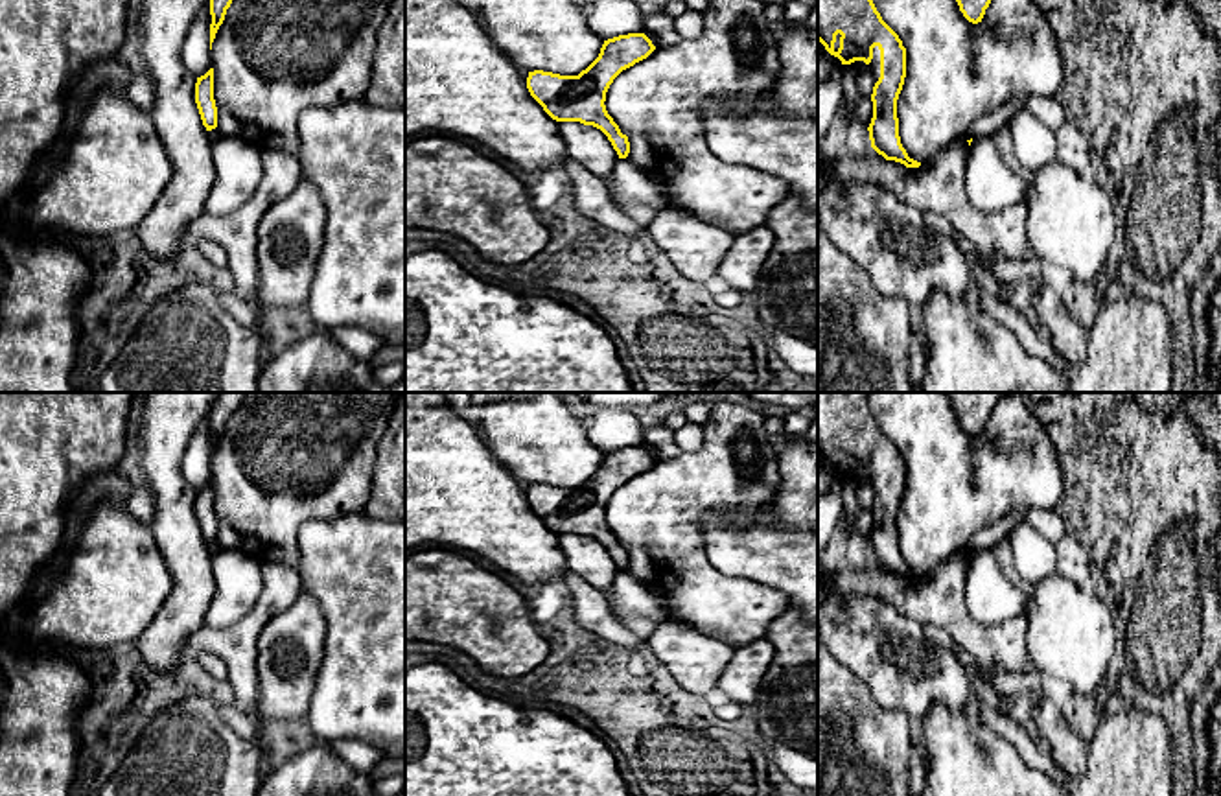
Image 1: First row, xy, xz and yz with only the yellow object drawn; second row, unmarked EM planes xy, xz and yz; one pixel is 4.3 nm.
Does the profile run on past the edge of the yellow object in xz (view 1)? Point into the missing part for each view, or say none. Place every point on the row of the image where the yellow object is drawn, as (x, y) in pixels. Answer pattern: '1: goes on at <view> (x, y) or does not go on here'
1: does not go on here

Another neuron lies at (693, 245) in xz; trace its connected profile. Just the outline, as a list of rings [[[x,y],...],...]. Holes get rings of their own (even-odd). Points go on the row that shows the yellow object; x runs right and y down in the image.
[[[676,206],[659,210],[646,232],[678,271],[696,284],[707,284],[716,275],[718,262],[735,241],[726,228],[696,219]]]

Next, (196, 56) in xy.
[[[210,0],[203,6],[201,13],[188,29],[186,41],[182,44],[182,63],[195,76],[201,77],[212,68],[210,55]]]

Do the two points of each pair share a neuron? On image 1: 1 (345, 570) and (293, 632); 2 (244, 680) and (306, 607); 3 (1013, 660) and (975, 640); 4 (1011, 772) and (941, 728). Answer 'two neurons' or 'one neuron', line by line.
1: two neurons
2: two neurons
3: one neuron
4: one neuron

